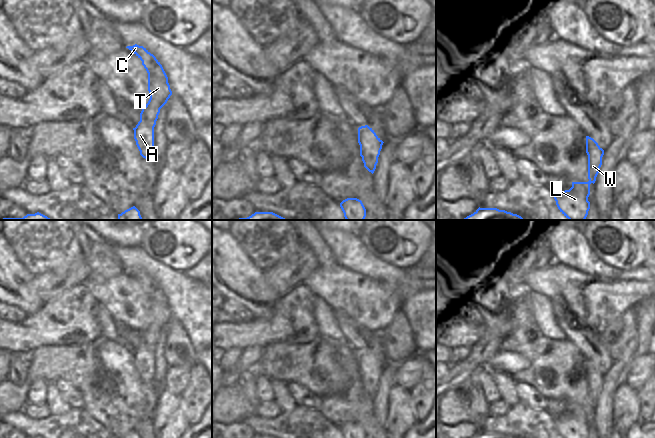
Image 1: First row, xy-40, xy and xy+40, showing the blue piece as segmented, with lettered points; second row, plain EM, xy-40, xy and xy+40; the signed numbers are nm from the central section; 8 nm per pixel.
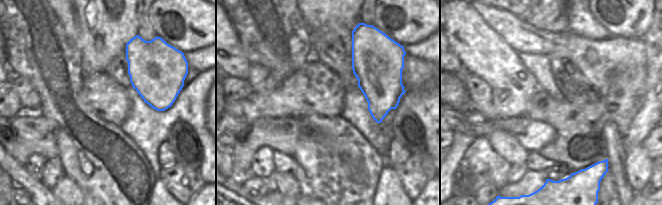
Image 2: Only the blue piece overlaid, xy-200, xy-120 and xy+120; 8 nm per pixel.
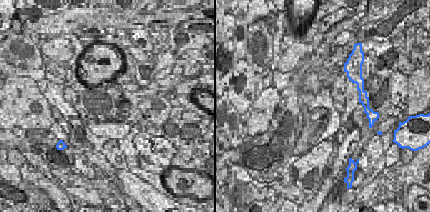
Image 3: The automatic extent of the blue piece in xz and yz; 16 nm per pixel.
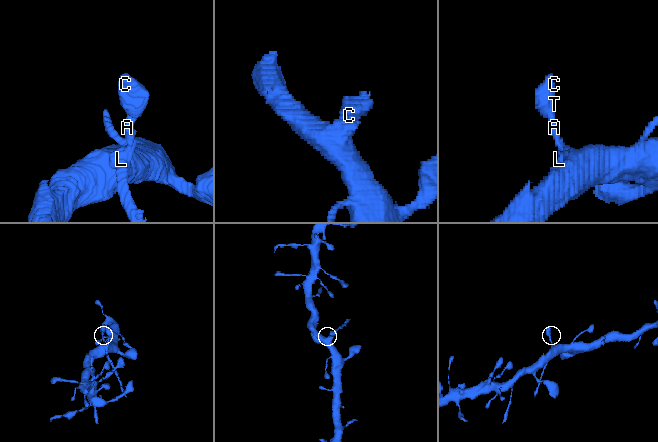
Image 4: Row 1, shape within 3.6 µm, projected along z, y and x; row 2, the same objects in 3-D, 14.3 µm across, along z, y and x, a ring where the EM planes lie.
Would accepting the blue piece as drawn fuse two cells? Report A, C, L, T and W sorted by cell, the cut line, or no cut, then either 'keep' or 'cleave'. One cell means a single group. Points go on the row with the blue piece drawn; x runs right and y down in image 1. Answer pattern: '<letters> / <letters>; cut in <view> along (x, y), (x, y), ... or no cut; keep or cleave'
A C L T W; no cut; keep

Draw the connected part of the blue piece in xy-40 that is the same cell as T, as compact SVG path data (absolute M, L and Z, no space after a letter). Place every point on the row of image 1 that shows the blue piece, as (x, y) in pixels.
M127 46L141 61L148 73L148 91L150 99L142 108L140 121L134 130L134 139L140 155L147 160L154 160L154 127L160 109L172 95L168 77L156 57L143 46Z

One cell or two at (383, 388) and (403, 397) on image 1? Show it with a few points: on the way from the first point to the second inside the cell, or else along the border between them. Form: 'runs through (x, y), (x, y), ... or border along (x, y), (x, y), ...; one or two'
border along (393, 385), (388, 395), (387, 414); two

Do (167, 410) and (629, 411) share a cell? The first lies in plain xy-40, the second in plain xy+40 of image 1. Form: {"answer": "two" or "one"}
{"answer": "one"}

